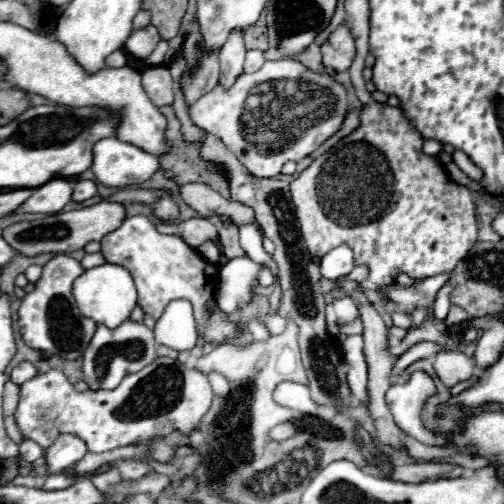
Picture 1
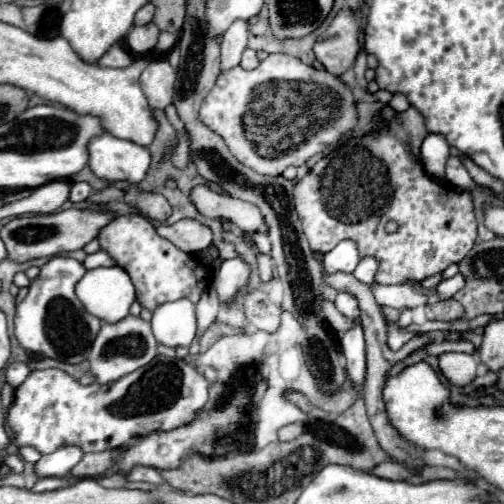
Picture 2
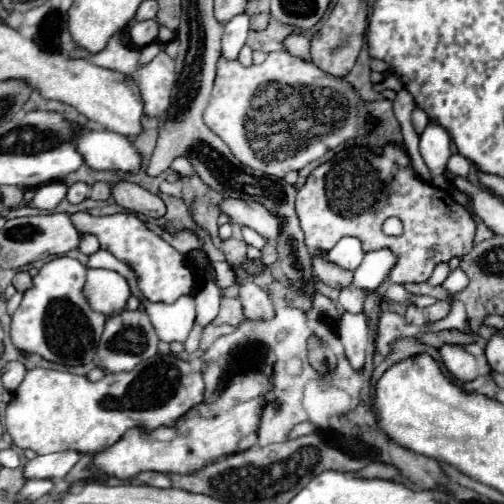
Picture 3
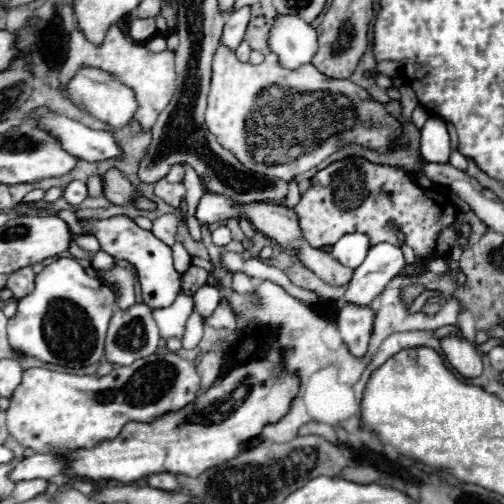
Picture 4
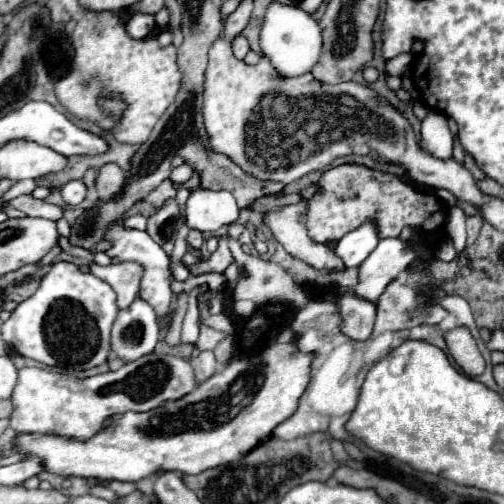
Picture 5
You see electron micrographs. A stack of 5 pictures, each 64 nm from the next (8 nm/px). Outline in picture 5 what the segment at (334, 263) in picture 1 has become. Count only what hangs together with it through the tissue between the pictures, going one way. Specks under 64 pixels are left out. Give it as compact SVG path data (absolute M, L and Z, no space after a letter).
M364 222L360 228L342 236L336 242L334 252L348 268L356 268L366 260L366 256L372 252L372 248L376 248L378 242L380 240L376 236L376 226L372 222Z

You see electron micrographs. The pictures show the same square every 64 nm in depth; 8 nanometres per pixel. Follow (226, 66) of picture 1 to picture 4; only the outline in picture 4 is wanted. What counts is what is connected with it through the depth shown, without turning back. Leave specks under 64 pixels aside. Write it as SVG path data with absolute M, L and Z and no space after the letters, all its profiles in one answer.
M240 8L236 12L232 12L224 24L224 34L222 34L222 44L230 50L236 50L240 46L240 42L244 40L244 32L248 28L248 20L250 20L250 8Z

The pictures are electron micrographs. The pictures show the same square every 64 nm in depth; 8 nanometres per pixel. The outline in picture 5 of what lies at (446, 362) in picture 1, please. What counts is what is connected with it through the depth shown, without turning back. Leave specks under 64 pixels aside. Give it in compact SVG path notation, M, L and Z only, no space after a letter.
M452 328L444 334L444 342L448 346L450 358L456 362L458 368L470 378L476 378L484 372L484 358L476 348L470 332L466 328Z

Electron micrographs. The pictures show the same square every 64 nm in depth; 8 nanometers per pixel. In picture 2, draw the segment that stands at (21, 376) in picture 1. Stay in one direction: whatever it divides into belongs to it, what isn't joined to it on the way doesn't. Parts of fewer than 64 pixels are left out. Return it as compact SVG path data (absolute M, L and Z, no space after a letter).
M14 362L14 364L10 364L8 370L6 370L6 382L12 384L14 388L18 388L18 386L28 378L30 372L32 372L32 370L30 370L30 366L28 366L26 362Z

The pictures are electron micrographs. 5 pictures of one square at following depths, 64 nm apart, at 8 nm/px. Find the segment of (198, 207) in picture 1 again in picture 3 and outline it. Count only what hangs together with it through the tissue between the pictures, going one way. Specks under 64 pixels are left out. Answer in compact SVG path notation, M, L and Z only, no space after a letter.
M224 198L216 208L230 216L232 222L240 226L248 226L262 234L268 240L274 240L280 232L280 218L272 216L262 204L256 204L252 200L234 200L234 198Z

